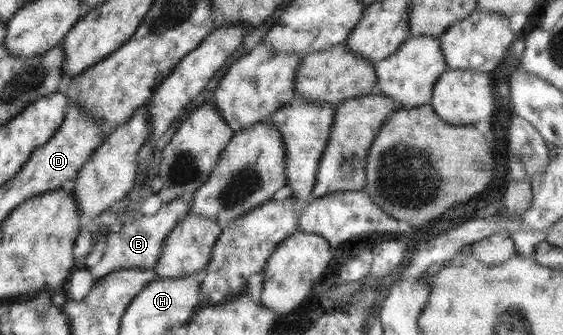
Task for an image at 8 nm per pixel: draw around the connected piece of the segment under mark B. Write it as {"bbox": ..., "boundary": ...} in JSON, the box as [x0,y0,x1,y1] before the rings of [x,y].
{"bbox":[92,198,192,280],"boundary":[[[189,198],[176,199],[172,202],[162,205],[162,208],[154,216],[144,216],[122,226],[118,232],[112,232],[108,235],[108,249],[104,247],[102,261],[92,267],[93,279],[99,280],[110,273],[130,268],[154,268],[160,255],[162,255],[162,246],[166,235],[182,222],[190,214],[192,201]]]}

